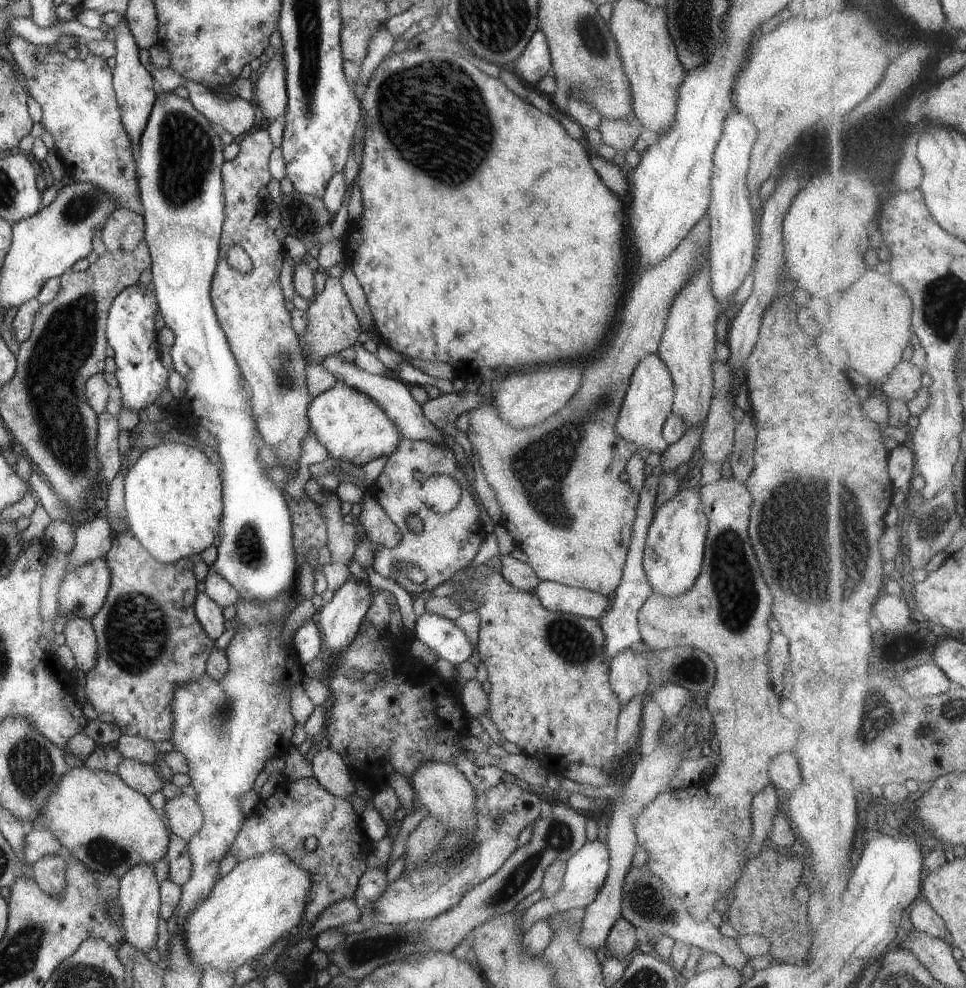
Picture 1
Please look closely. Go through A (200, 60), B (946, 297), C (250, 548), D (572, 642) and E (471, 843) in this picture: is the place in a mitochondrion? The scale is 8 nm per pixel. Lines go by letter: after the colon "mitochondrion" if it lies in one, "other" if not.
A: other
B: mitochondrion
C: mitochondrion
D: mitochondrion
E: mitochondrion

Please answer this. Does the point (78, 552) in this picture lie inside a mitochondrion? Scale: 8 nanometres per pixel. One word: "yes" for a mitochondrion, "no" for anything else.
no

